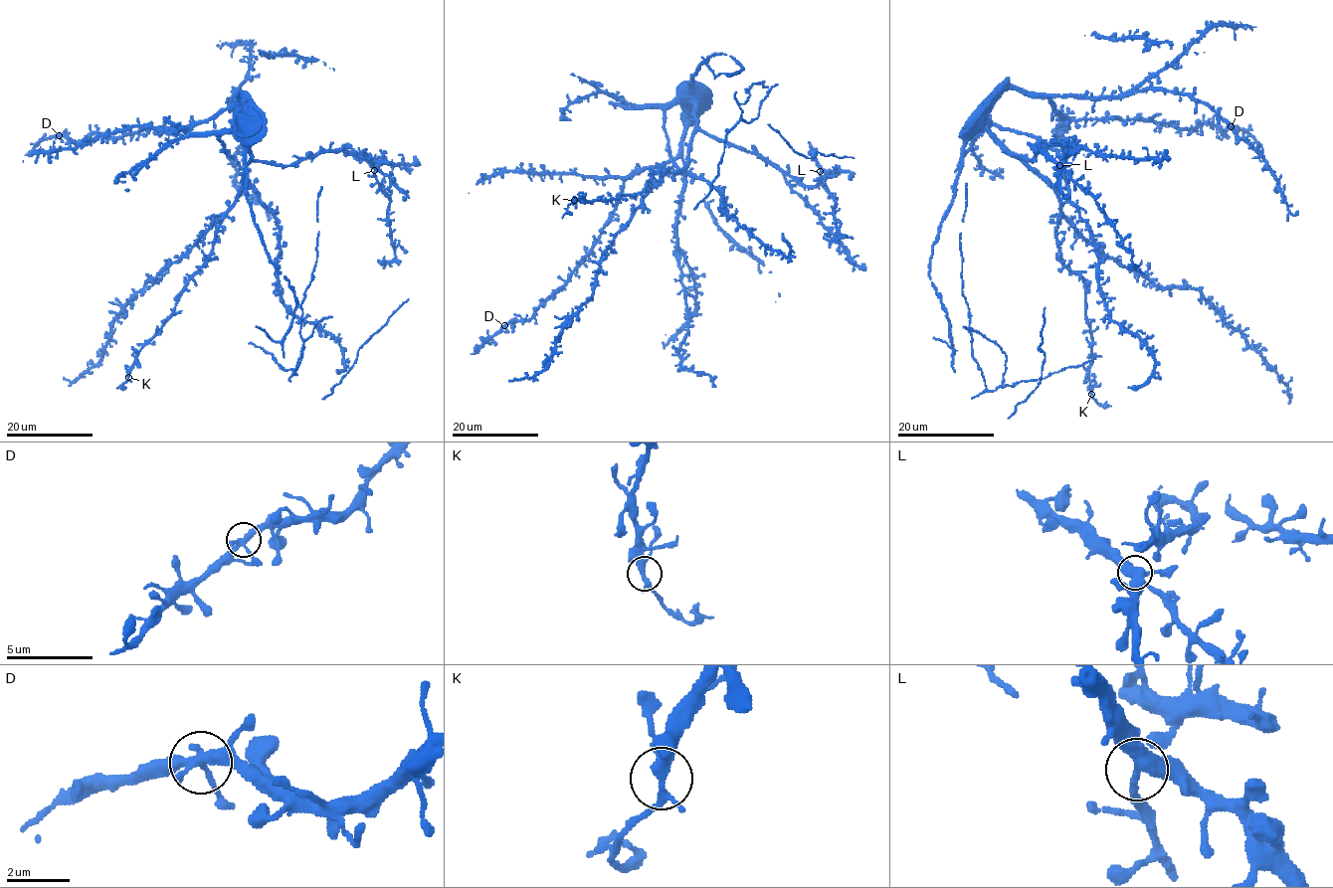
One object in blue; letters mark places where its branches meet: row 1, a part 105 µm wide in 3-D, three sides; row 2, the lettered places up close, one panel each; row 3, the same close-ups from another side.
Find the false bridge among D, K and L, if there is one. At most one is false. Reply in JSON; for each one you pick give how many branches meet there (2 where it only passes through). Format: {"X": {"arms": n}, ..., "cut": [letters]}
{"K": {"arms": 3}, "cut": ["K"]}

